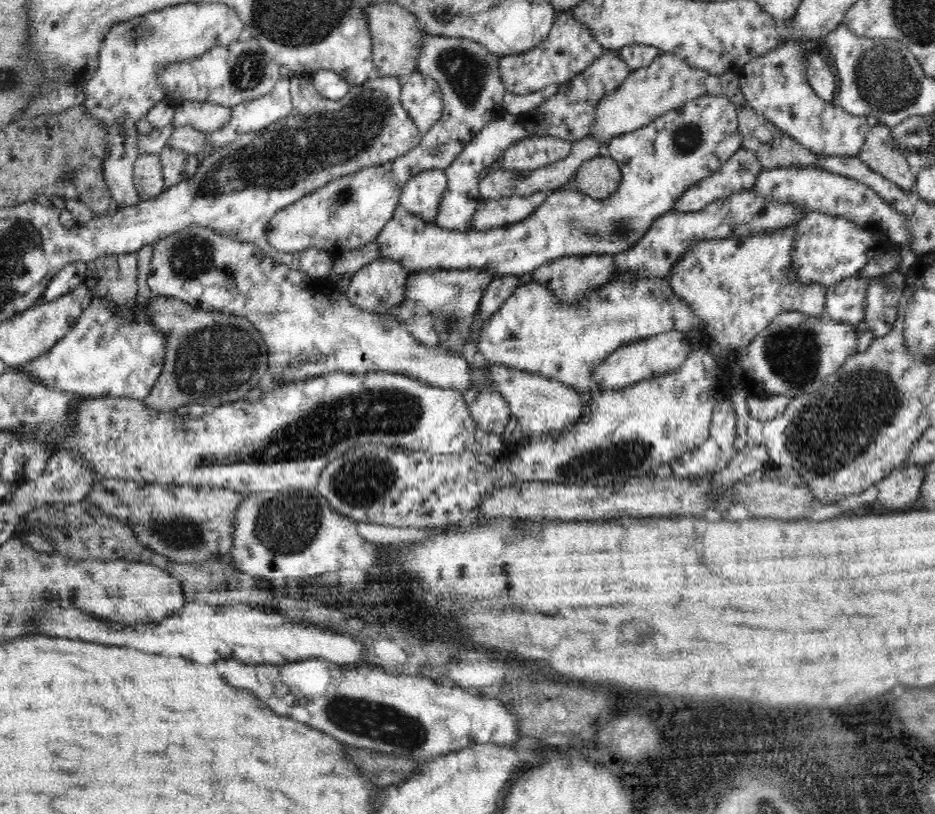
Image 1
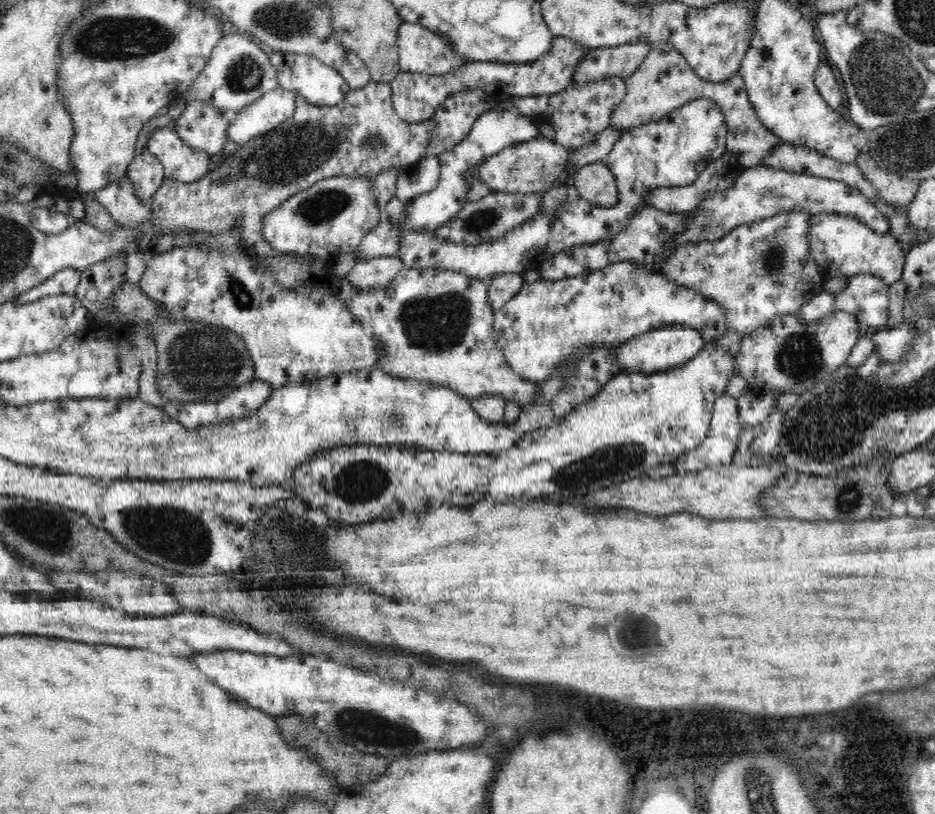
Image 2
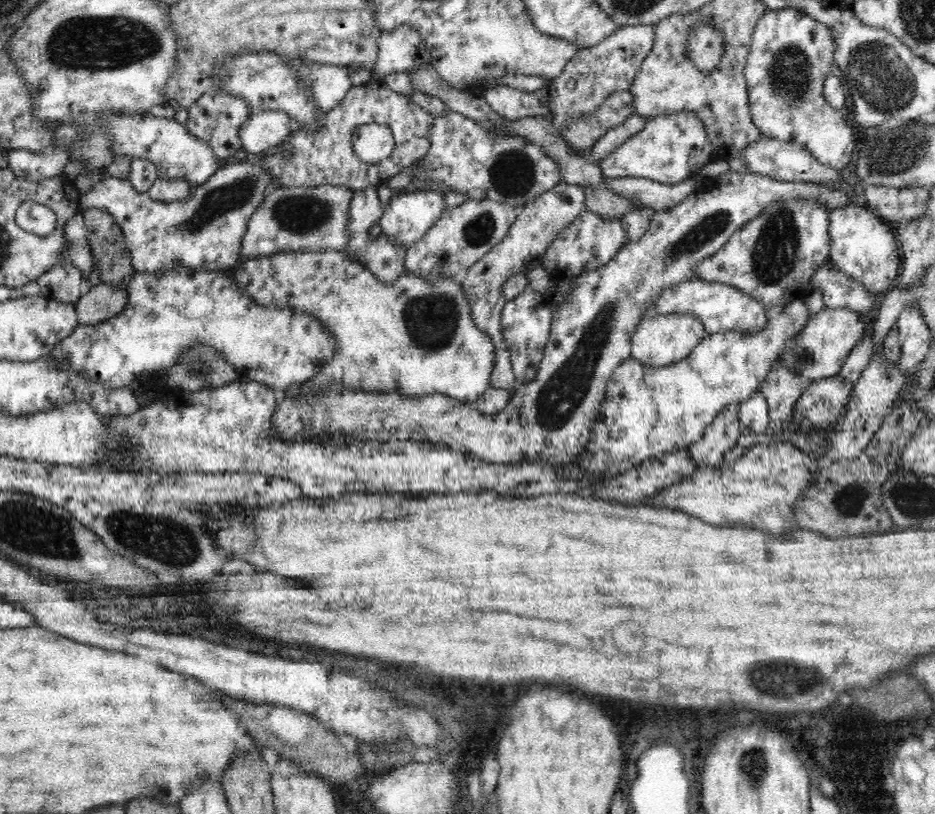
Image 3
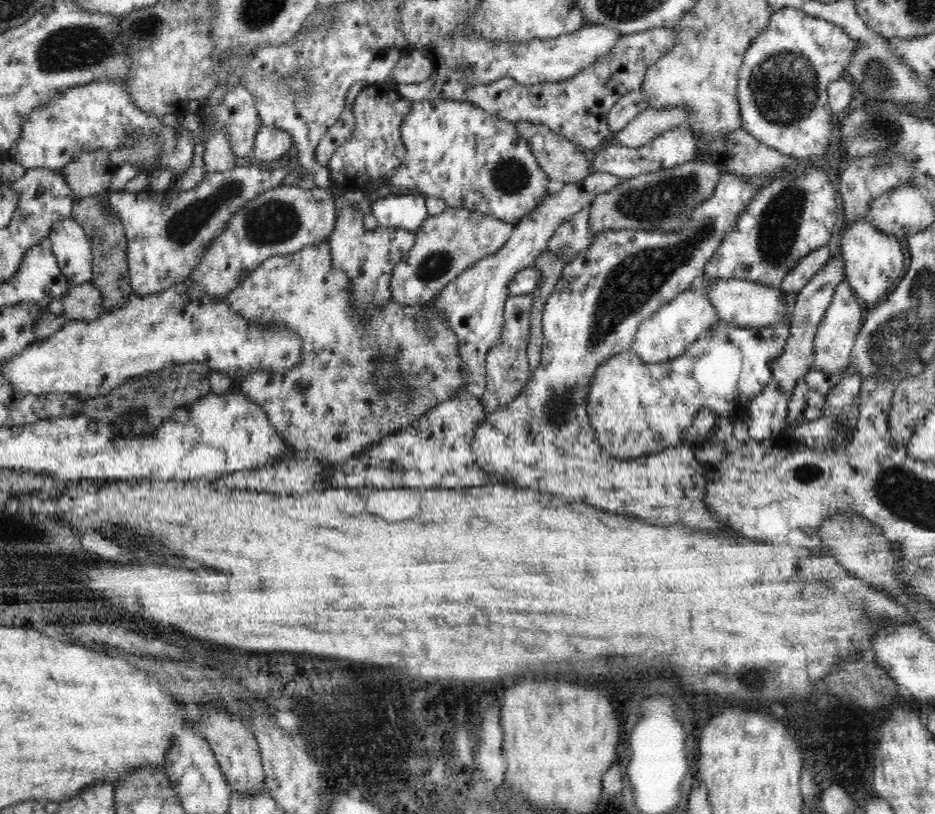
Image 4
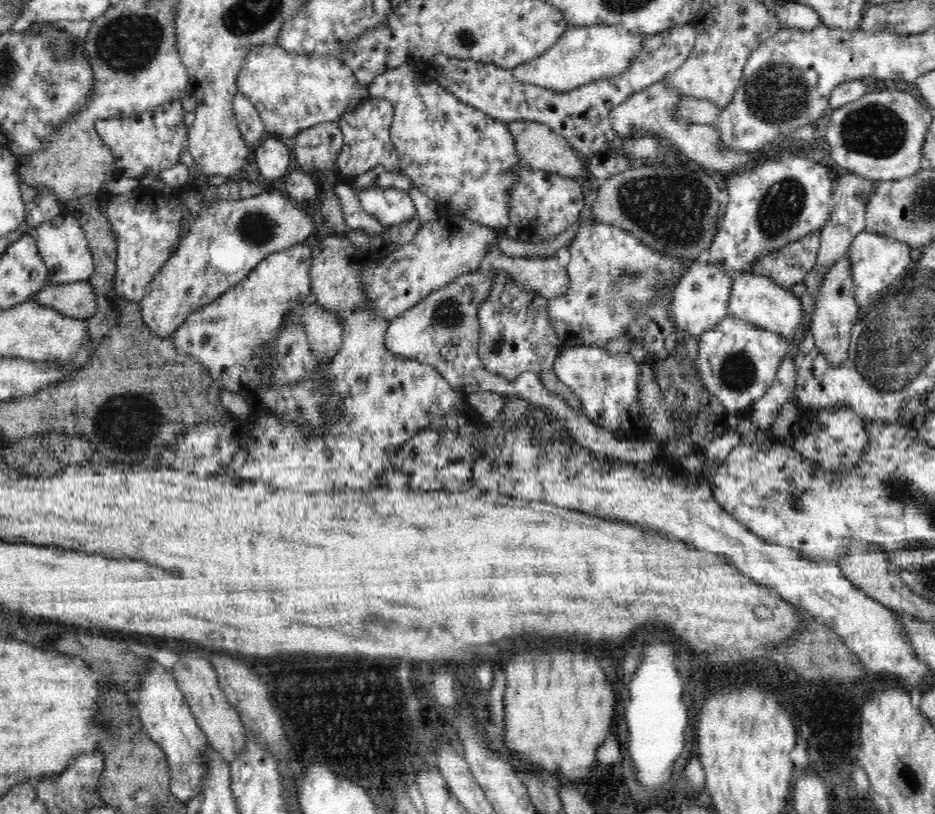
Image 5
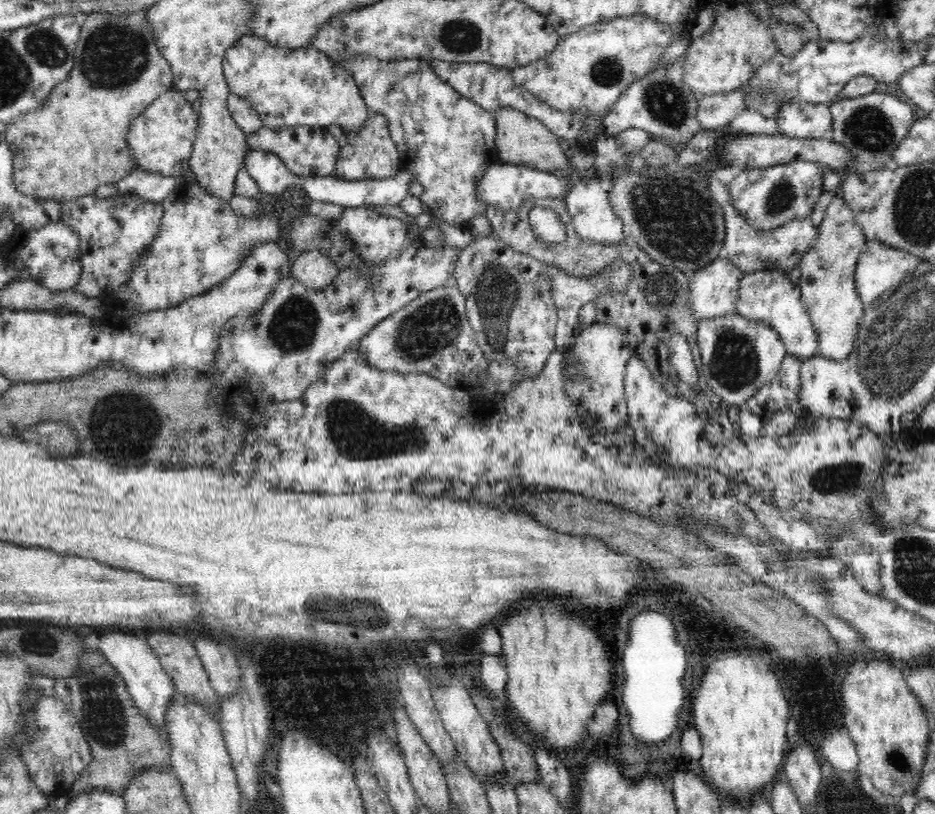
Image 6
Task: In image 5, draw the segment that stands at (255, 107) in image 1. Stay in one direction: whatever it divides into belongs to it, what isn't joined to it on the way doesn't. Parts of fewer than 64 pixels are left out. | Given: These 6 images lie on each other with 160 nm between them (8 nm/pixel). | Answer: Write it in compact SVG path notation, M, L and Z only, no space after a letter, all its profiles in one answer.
M272 135L255 150L260 174L270 182L282 178L290 162L290 142Z

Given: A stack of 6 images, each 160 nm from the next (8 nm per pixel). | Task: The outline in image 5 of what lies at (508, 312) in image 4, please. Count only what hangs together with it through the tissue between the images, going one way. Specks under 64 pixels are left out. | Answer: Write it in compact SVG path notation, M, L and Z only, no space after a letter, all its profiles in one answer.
M496 271L491 278L491 291L479 306L480 323L479 357L488 371L500 374L512 382L522 373L533 372L540 376L542 372L553 369L555 358L559 355L556 329L548 319L548 299L536 291L522 287L518 281L508 276L506 271Z

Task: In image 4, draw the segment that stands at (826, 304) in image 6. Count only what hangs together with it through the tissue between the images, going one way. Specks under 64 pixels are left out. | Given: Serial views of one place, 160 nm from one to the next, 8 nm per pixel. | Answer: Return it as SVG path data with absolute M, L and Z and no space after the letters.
M844 278L835 288L832 302L826 309L824 318L816 330L812 367L822 371L824 376L844 371L849 365L851 352L862 323L860 302L857 300L848 279Z

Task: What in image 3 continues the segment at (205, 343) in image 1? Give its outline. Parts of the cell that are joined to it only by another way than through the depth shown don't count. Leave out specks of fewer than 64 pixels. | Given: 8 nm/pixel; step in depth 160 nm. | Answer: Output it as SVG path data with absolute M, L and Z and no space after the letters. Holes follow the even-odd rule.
M100 283L82 293L75 303L79 324L95 325L116 316L127 303L127 289ZM196 344L193 351L184 352L166 373L168 385L190 392L223 387L238 380L234 365L207 344Z

